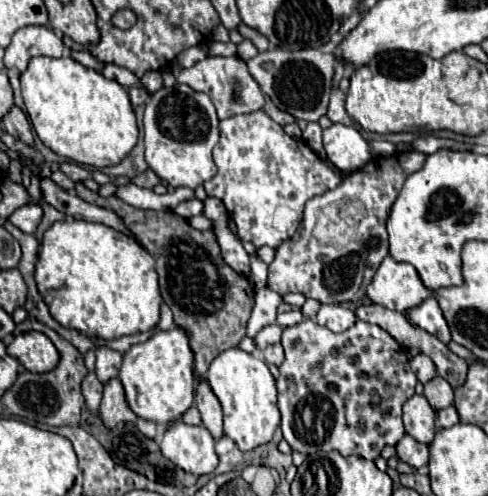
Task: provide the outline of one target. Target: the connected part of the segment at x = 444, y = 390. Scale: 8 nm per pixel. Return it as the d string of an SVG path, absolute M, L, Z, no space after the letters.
M435 376L425 384L425 398L429 400L433 410L449 408L453 404L453 388L449 386L447 380L443 380L441 376Z

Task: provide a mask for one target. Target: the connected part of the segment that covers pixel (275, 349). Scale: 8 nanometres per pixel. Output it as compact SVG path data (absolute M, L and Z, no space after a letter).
M271 344L271 346L267 346L267 348L263 350L263 358L265 358L267 364L279 366L281 360L283 360L283 348L281 348L281 344Z

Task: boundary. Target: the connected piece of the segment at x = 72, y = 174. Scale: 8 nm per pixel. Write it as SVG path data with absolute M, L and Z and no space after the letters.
M63 162L61 172L65 172L73 182L83 182L83 180L91 178L91 172L87 168L81 168L81 166L73 164L73 162Z

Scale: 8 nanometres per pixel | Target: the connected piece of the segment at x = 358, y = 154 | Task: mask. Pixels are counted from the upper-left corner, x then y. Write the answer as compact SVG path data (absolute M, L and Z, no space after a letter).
M333 124L323 130L323 146L329 162L333 162L339 170L359 170L371 160L365 138L357 128L345 124Z

